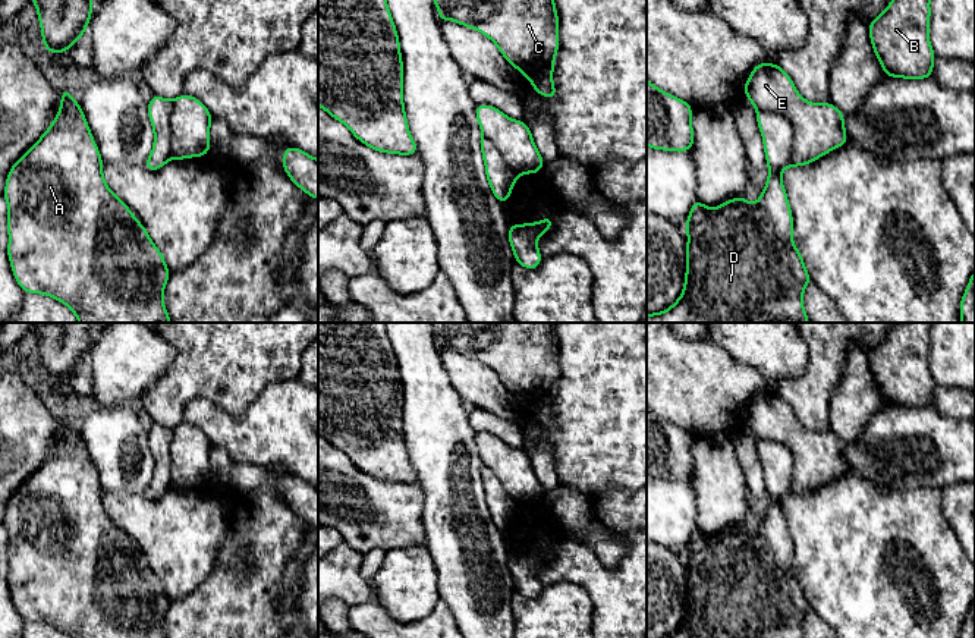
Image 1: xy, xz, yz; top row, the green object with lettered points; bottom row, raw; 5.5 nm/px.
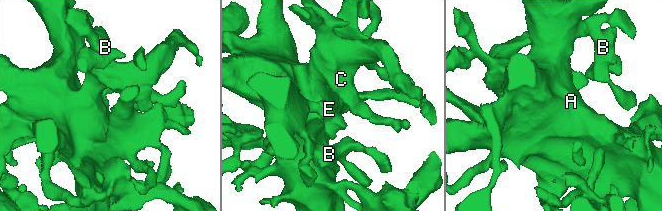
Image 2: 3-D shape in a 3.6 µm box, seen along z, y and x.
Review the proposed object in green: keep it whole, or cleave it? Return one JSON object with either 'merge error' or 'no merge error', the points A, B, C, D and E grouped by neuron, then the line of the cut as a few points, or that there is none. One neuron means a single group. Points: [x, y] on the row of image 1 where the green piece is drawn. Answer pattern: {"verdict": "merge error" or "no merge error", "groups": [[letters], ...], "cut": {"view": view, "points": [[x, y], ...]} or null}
{"verdict": "no merge error", "groups": [["A", "B", "C", "D", "E"]], "cut": null}

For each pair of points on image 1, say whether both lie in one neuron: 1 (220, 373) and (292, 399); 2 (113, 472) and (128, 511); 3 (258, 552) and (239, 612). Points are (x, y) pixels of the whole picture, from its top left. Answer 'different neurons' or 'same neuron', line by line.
1: different neurons
2: different neurons
3: same neuron

